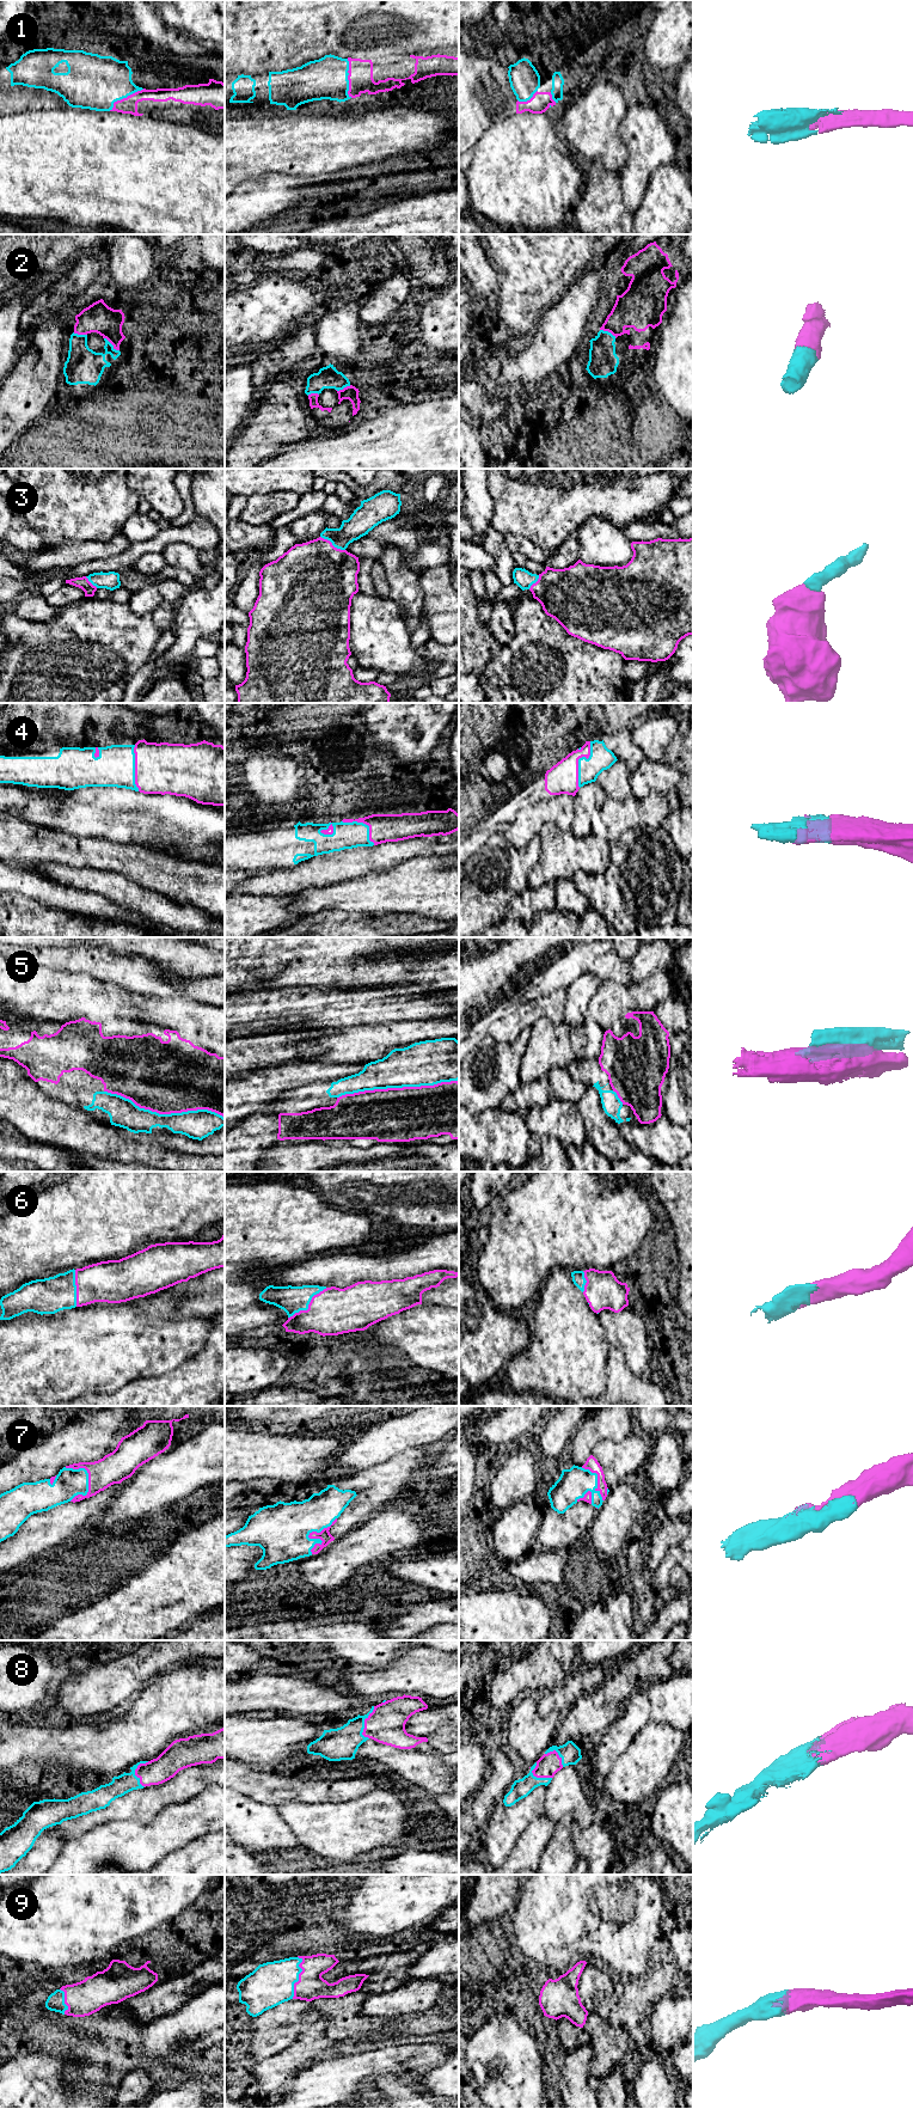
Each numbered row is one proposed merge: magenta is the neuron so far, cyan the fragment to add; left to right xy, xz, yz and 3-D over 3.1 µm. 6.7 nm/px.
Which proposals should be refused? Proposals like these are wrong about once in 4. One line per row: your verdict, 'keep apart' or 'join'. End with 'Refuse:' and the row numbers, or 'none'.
1: join
2: join
3: join
4: join
5: join
6: join
7: join
8: join
9: join
Refuse: none

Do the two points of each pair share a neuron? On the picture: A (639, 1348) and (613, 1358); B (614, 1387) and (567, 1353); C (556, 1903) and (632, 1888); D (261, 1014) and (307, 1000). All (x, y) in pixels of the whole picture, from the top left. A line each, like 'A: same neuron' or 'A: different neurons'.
A: different neurons
B: different neurons
C: same neuron
D: same neuron

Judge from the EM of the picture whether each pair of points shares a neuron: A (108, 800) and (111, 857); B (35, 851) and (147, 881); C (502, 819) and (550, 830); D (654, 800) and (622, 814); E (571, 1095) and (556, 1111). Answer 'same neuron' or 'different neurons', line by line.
A: different neurons
B: same neuron
C: different neurons
D: same neuron
E: different neurons

